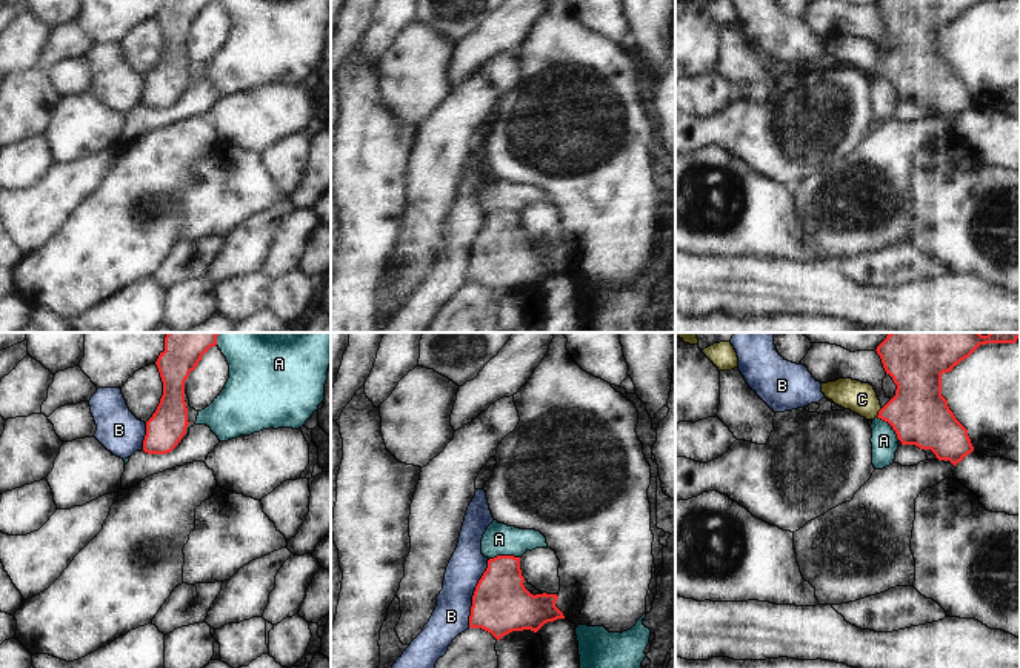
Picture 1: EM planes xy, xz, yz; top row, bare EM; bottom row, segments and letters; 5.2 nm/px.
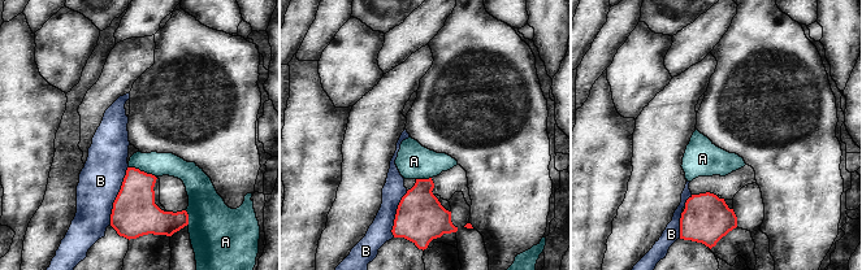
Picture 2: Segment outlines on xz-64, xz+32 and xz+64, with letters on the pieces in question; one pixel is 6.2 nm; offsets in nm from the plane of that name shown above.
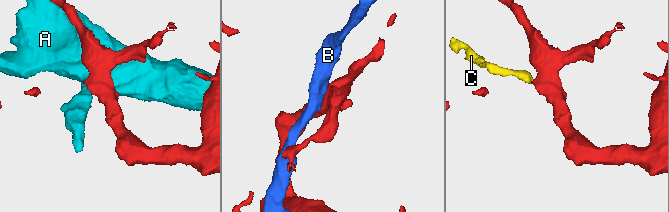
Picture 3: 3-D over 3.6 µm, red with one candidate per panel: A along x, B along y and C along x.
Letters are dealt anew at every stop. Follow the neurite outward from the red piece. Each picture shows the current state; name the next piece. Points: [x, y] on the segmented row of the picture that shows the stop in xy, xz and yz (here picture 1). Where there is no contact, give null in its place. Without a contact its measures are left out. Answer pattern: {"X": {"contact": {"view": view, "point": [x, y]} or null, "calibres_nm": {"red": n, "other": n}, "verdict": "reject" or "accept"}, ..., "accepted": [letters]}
{"A": {"contact": {"view": "xz", "point": [503, 556]}, "calibres_nm": {"red": 300, "other": 170}, "verdict": "reject"}, "B": {"contact": {"view": "xz", "point": [474, 593]}, "calibres_nm": {"red": 300, "other": 190}, "verdict": "reject"}, "C": {"contact": {"view": "yz", "point": [879, 413]}, "calibres_nm": {"red": 320, "other": 160}, "verdict": "accept"}, "accepted": ["C"]}

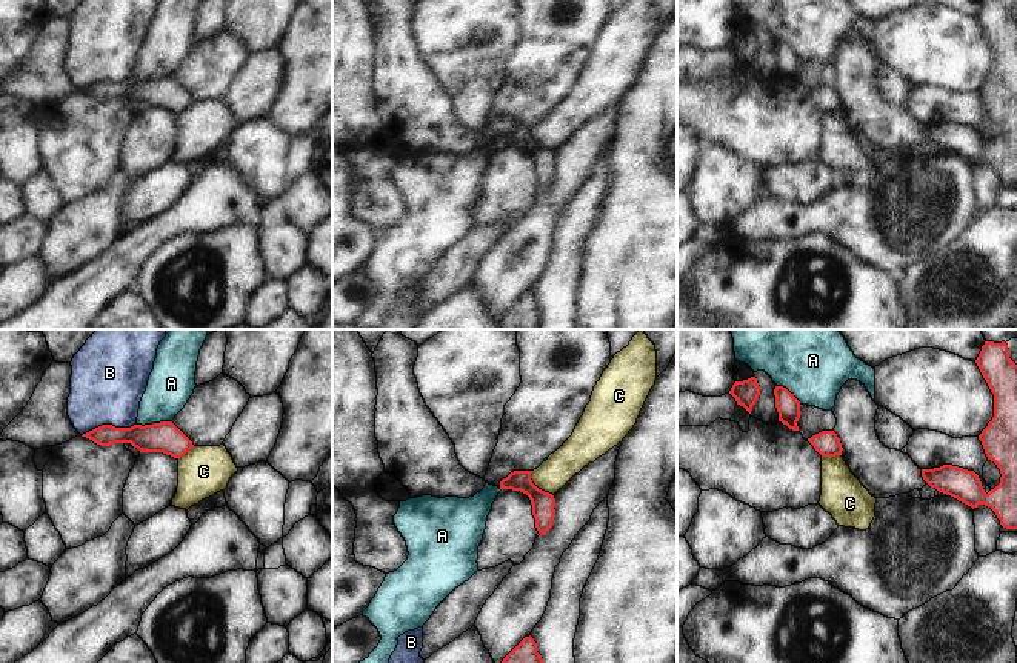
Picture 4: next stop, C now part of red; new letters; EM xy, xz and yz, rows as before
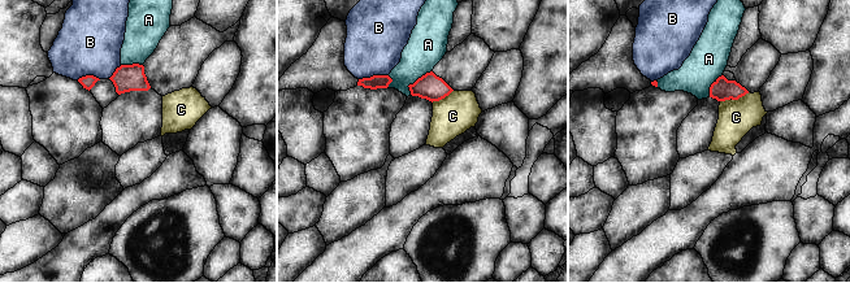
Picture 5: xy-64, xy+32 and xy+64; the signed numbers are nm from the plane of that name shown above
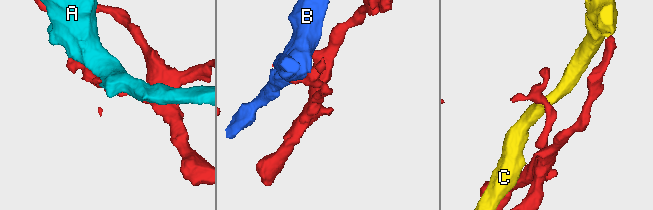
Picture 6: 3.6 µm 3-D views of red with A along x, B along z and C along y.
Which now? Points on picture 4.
{"A": {"contact": {"view": "xy", "point": [154, 423]}, "calibres_nm": {"red": 160, "other": 240}, "verdict": "reject"}, "B": {"contact": {"view": "xy", "point": [108, 425]}, "calibres_nm": {"red": 150, "other": 400}, "verdict": "reject"}, "C": {"contact": {"view": "xz", "point": [536, 486]}, "calibres_nm": {"red": 120, "other": 160}, "verdict": "reject"}, "accepted": []}

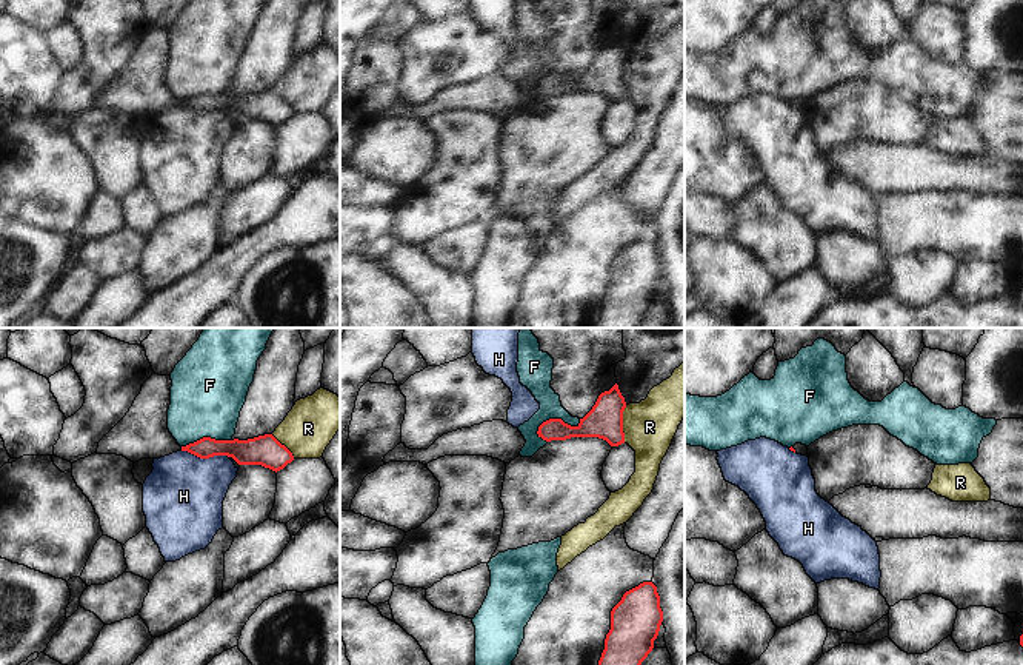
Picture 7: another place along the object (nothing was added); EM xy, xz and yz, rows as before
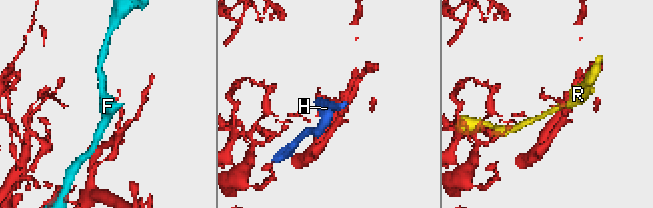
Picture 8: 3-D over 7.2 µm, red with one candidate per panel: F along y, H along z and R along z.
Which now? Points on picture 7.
{"F": {"contact": {"view": "xz", "point": [557, 419]}, "calibres_nm": {"red": 190, "other": 150}, "verdict": "reject"}, "H": {"contact": {"view": "xy", "point": [205, 457]}, "calibres_nm": {"red": 140, "other": 420}, "verdict": "reject"}, "R": {"contact": {"view": "xz", "point": [622, 424]}, "calibres_nm": {"red": 190, "other": 280}, "verdict": "reject"}, "accepted": []}

